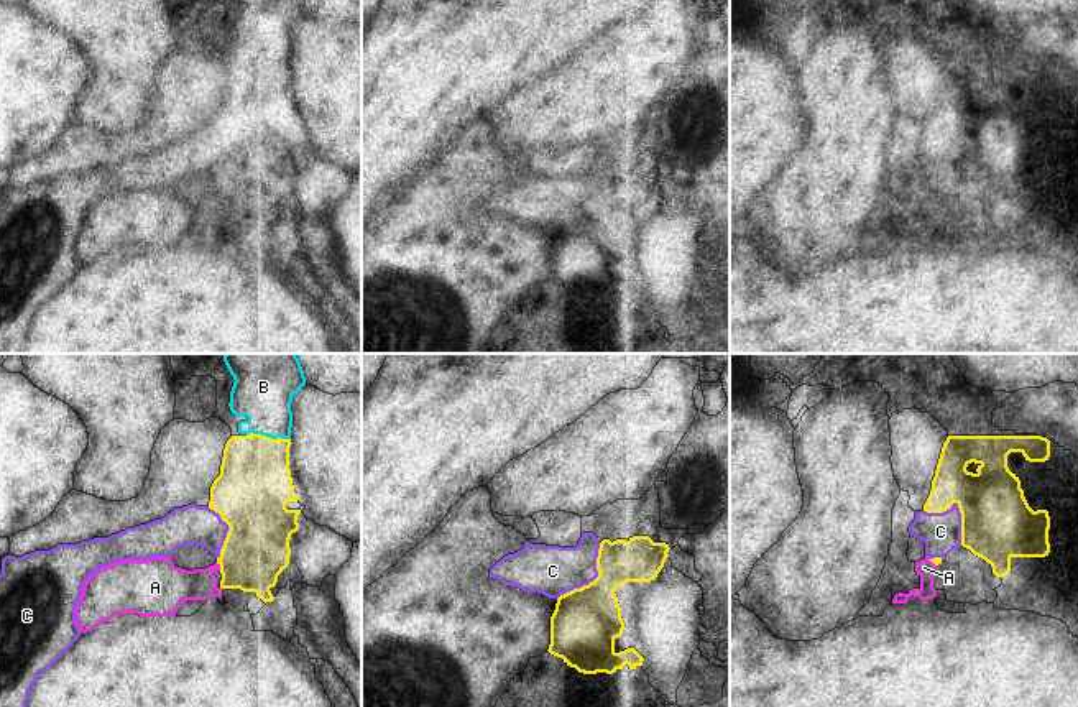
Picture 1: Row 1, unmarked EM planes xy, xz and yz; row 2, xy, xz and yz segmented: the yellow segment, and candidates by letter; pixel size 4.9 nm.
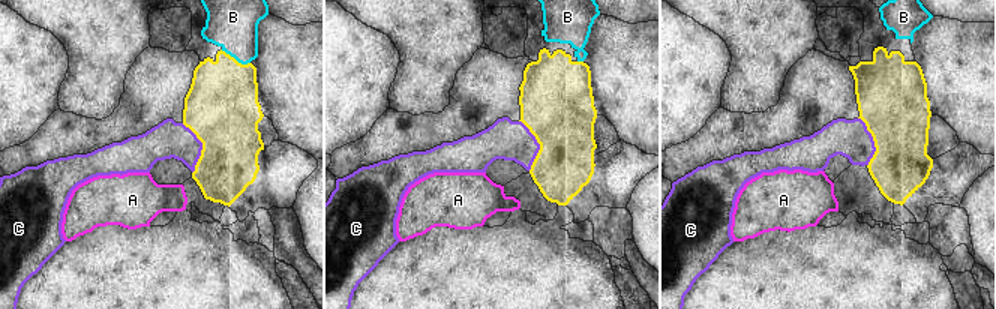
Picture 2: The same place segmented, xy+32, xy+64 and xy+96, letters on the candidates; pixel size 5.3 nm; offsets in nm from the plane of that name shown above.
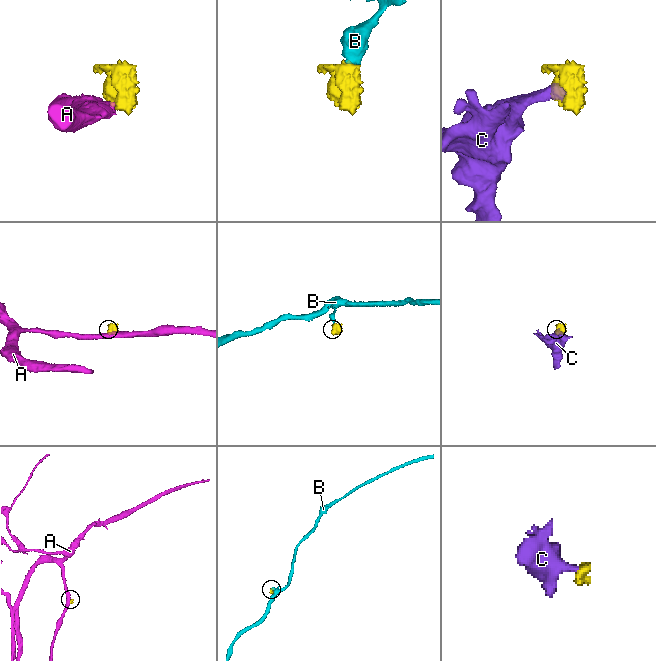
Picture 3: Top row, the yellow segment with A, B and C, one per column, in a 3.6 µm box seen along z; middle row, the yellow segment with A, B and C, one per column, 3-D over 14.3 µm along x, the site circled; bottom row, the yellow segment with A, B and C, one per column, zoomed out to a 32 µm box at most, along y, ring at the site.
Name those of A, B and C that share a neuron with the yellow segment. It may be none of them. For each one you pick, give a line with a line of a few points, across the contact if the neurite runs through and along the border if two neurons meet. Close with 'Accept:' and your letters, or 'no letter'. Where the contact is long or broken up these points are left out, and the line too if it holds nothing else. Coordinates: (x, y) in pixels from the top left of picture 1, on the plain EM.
B: xy (255, 115), (255, 99), (268, 69), (268, 38), (263, 27)
C: yz (996, 153), (985, 143), (958, 138), (940, 163)
Accept: B, C

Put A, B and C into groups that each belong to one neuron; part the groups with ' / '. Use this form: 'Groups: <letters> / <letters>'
Groups: A / B C

